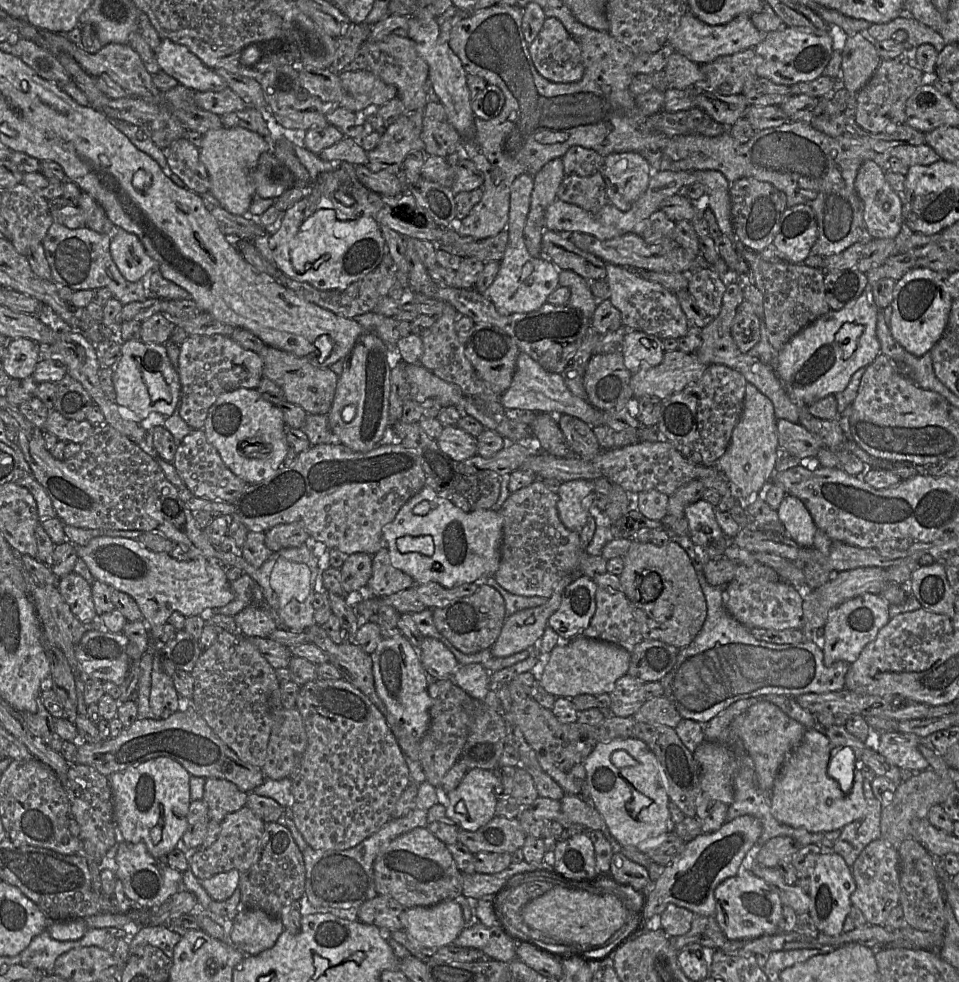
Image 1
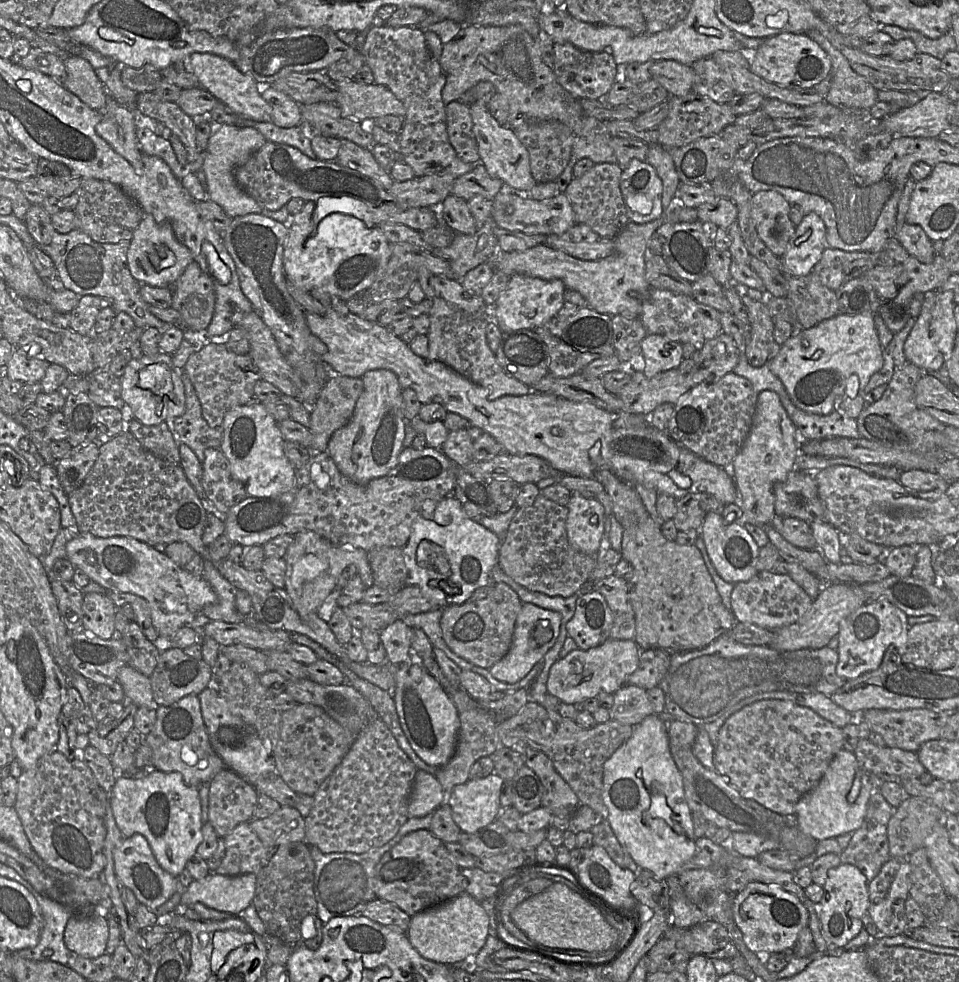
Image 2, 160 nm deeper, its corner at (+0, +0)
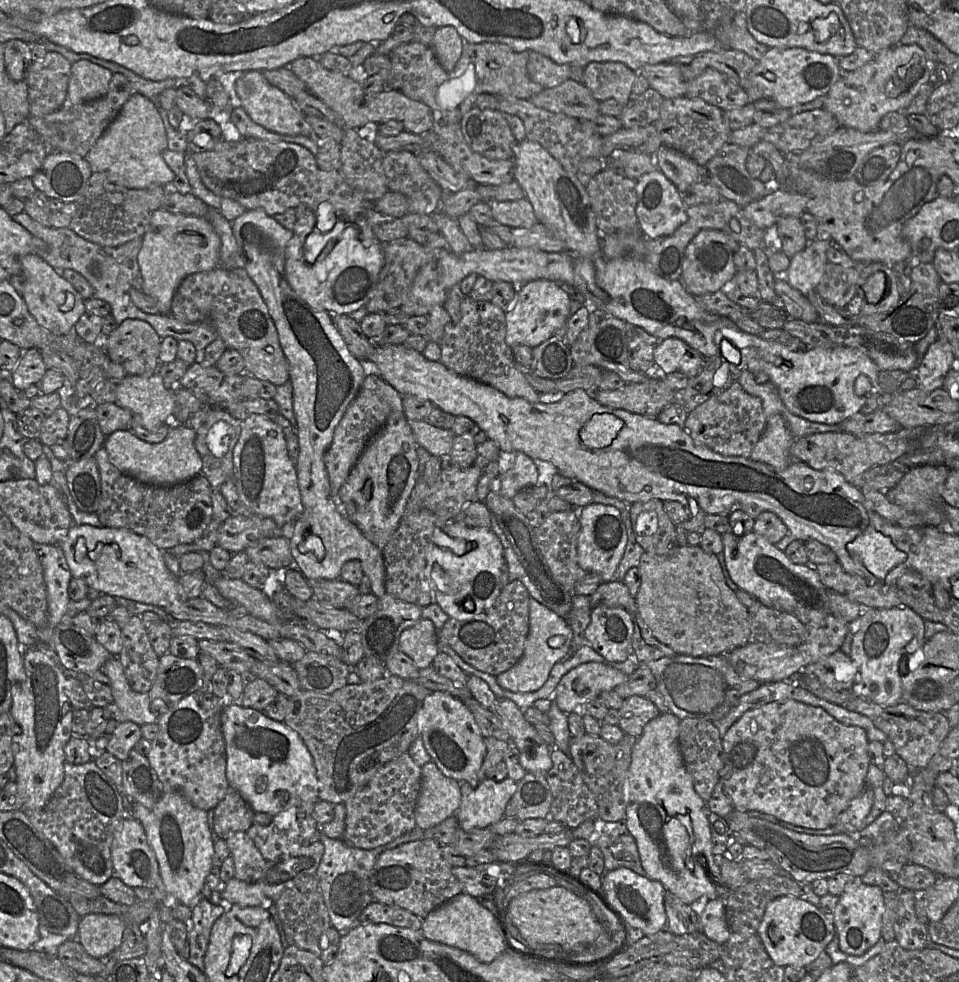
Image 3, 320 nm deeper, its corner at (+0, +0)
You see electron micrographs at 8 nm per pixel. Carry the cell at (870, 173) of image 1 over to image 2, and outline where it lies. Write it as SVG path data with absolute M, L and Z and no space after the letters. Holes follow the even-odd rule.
M906 222L896 232L895 236L910 256L916 257L925 264L933 262L936 256L933 241L920 226Z

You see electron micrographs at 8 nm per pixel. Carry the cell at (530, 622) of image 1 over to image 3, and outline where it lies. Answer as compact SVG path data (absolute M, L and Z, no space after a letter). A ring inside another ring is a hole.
M530 596L529 633L521 659L510 669L496 676L501 687L512 692L533 692L547 681L553 666L568 653L573 632L568 622Z

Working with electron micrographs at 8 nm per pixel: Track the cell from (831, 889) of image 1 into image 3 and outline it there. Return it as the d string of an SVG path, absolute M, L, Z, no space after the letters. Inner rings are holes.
M861 879L848 883L839 896L833 913L840 949L848 955L861 956L873 947L881 939L885 910L886 902L879 887L866 885L861 882Z

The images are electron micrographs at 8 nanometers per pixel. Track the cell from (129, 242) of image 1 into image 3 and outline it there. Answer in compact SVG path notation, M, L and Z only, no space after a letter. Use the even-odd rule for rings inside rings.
M162 208L152 214L142 236L137 261L145 294L153 298L160 314L170 314L173 296L188 276L211 271L219 266L221 239L207 218L174 214Z

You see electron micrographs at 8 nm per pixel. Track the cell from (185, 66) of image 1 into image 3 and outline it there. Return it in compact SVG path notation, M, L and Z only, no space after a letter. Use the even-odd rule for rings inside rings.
M250 70L242 72L236 81L235 92L238 106L243 108L255 123L265 129L283 135L315 137L315 134L305 119L304 113L289 96L271 85L261 71Z

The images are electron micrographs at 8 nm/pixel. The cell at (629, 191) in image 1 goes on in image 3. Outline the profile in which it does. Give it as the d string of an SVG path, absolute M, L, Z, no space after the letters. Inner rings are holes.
M658 169L646 173L636 180L636 216L638 228L647 239L657 239L673 234L687 221L686 206L675 185Z

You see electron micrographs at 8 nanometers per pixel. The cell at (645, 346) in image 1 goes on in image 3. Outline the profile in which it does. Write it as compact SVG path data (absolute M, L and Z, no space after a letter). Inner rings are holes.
M667 338L659 341L654 350L655 373L682 372L689 378L697 376L704 367L705 358L683 340Z

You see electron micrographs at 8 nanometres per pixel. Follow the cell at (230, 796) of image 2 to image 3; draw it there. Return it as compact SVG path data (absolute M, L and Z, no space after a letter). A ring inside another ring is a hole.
M230 788L213 809L214 830L219 838L228 839L236 832L247 832L255 811L239 792Z

